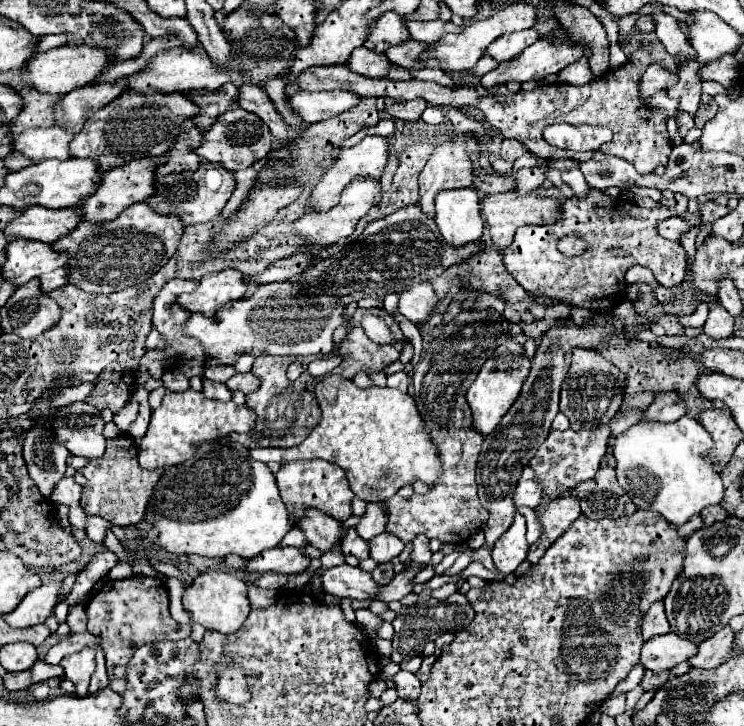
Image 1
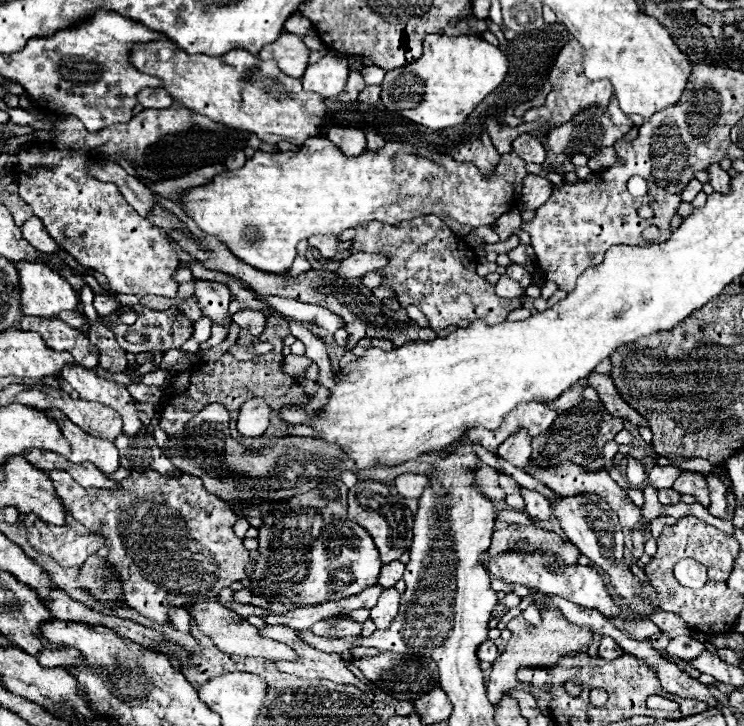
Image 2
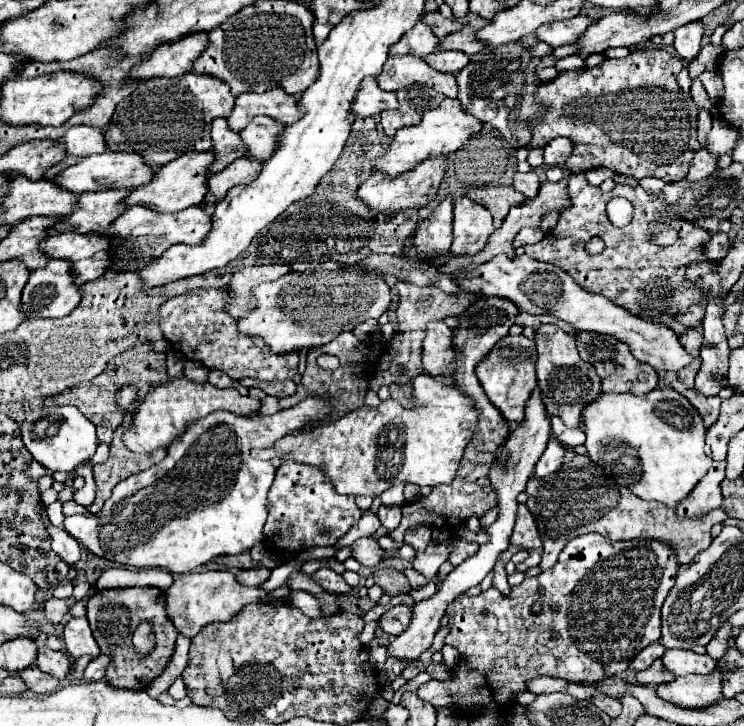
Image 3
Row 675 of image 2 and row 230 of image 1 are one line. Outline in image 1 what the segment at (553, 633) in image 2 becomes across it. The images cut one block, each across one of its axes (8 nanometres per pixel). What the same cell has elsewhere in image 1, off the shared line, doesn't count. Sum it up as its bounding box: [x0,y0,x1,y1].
[482,192,560,250]

